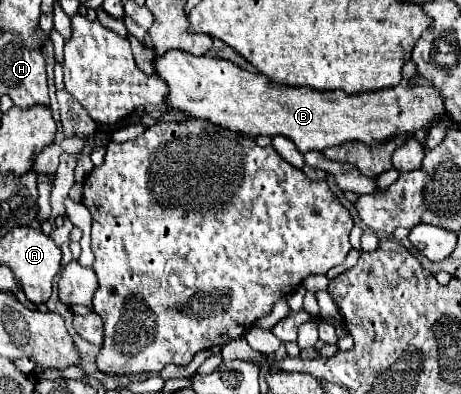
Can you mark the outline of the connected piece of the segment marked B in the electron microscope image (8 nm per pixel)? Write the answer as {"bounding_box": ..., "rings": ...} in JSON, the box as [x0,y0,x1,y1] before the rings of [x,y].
{"bounding_box":[154,50,444,152],"rings":[[[180,50],[156,56],[154,70],[168,86],[168,108],[180,110],[192,118],[210,120],[212,124],[220,124],[250,138],[260,134],[286,136],[300,152],[326,150],[350,140],[366,144],[384,142],[406,132],[416,132],[444,112],[438,90],[418,76],[414,78],[414,86],[402,80],[394,88],[364,94],[346,94],[342,90],[320,92],[274,84],[268,76],[246,72],[230,60],[206,54],[194,56]]]}

